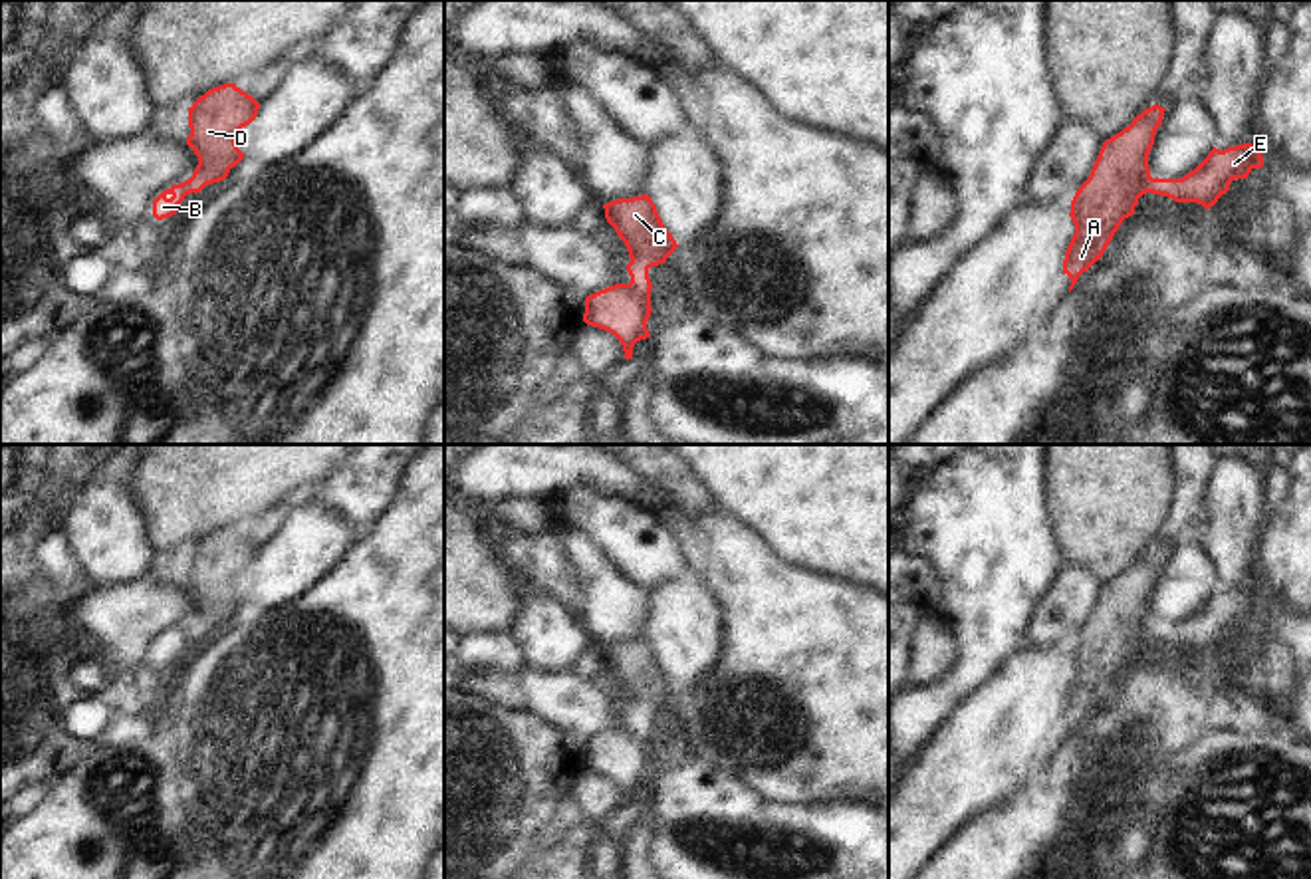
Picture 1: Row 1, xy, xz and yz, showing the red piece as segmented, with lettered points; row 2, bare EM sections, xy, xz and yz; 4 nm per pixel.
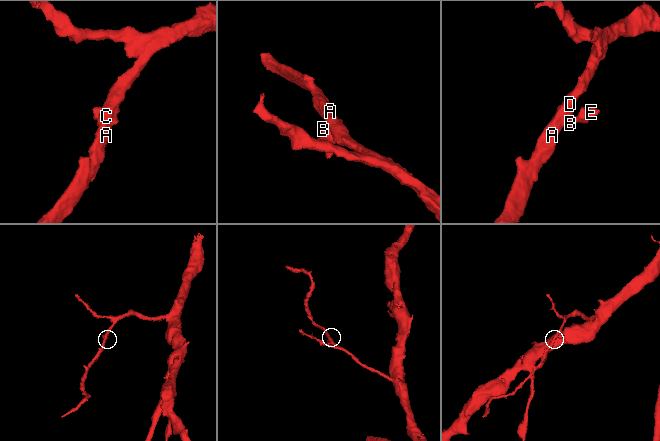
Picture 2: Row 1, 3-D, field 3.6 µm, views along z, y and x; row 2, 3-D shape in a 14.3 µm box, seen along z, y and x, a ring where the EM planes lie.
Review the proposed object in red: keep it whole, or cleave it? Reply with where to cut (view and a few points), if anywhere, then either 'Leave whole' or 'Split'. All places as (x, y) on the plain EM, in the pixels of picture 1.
Split along xz (631, 703), (649, 711). Split.

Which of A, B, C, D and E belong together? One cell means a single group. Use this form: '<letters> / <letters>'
A C D / B E

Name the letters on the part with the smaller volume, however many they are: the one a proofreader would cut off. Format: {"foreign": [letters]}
{"foreign": ["B", "E"]}

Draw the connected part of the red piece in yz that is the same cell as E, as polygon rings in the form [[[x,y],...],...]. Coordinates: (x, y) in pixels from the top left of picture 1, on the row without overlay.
[[[1251,587],[1224,595],[1214,591],[1208,601],[1182,623],[1150,623],[1148,637],[1168,641],[1176,647],[1198,647],[1208,655],[1230,635],[1232,625],[1248,623],[1253,613],[1261,611],[1263,601]]]

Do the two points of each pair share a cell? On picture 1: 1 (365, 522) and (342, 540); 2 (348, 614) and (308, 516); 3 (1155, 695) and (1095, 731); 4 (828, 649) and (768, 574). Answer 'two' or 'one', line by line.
1: two
2: two
3: one
4: one

